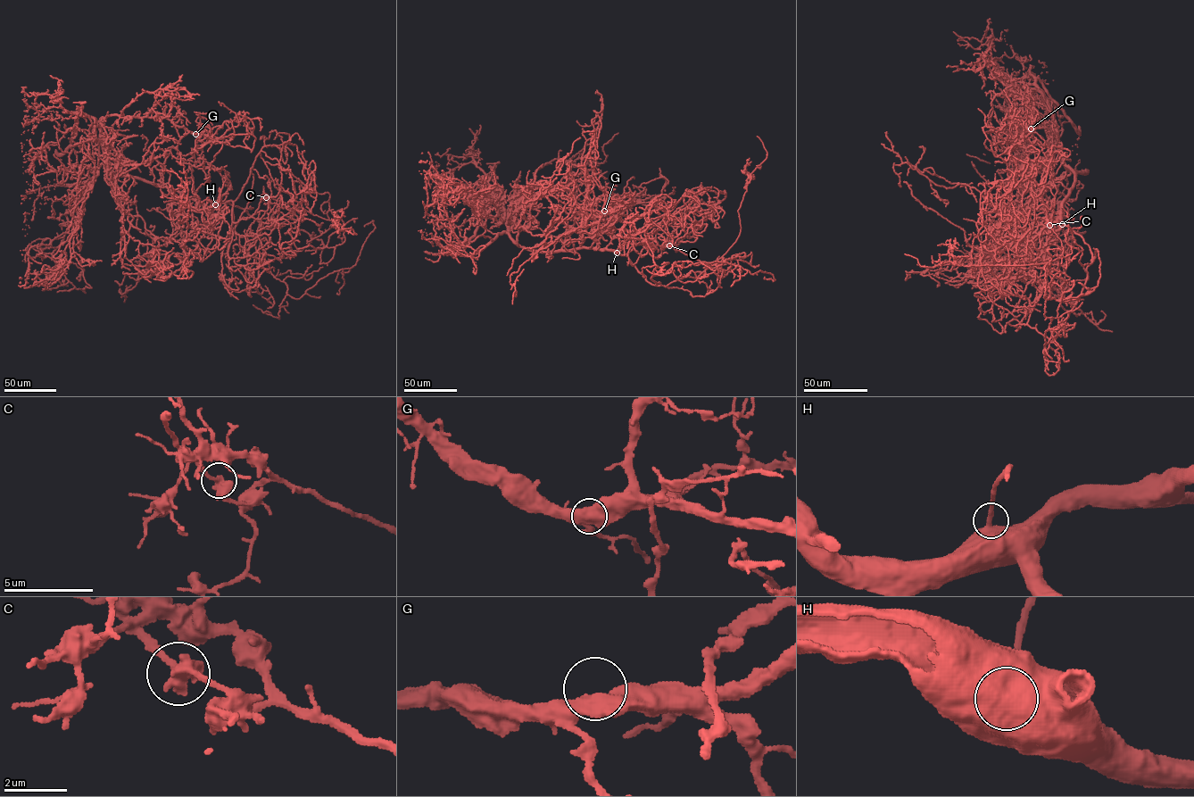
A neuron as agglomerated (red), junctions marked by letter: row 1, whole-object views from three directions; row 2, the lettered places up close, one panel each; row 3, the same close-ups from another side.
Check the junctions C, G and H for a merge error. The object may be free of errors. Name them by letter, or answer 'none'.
C

